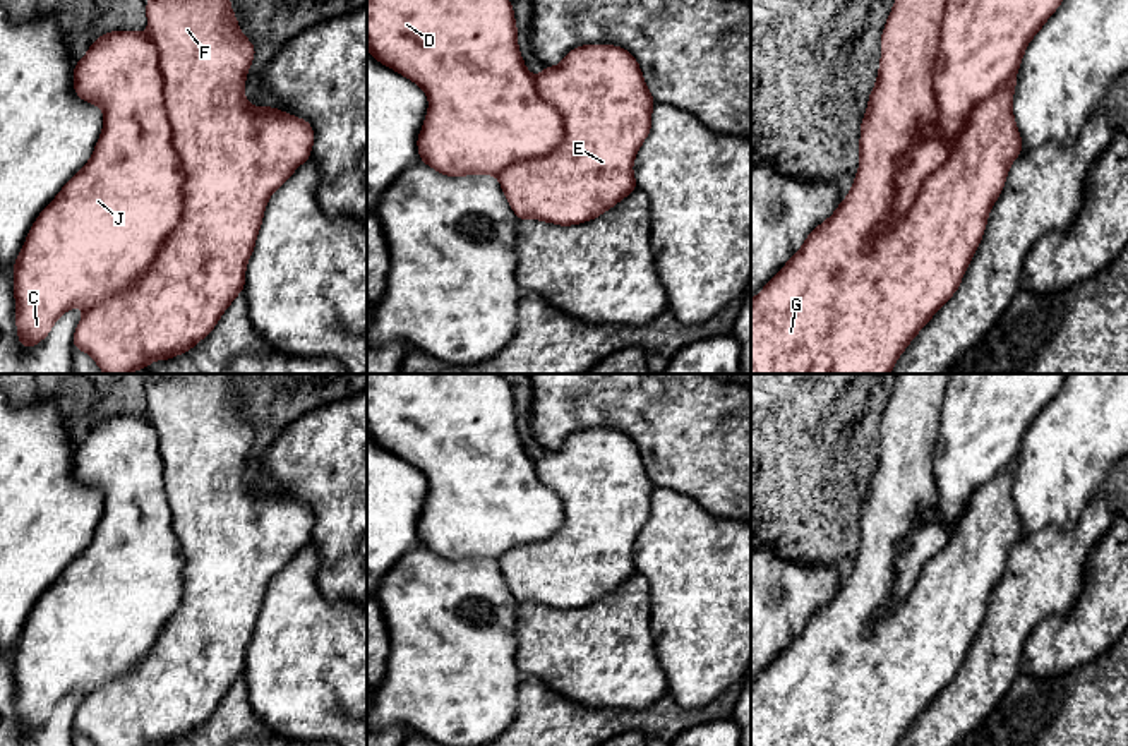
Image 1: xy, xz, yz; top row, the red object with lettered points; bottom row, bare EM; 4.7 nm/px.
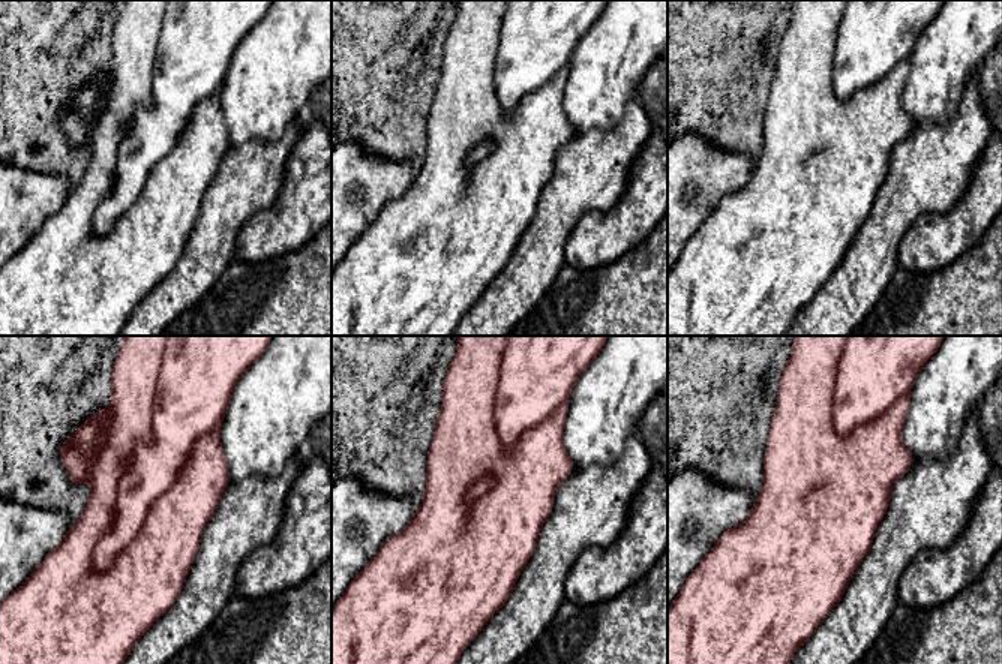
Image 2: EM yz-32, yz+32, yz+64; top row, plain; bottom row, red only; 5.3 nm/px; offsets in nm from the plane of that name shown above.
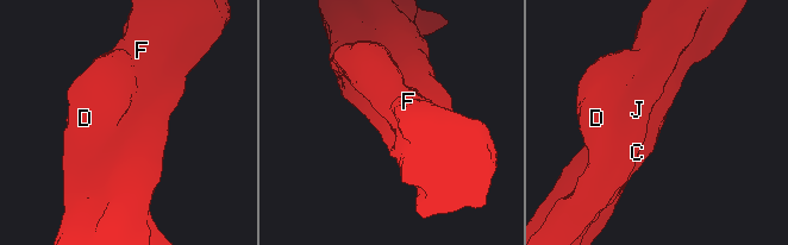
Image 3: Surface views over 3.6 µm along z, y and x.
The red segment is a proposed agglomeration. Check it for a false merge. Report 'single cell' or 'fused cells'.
fused cells

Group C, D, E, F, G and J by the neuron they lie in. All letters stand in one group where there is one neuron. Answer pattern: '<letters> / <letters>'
C D J / E F G

